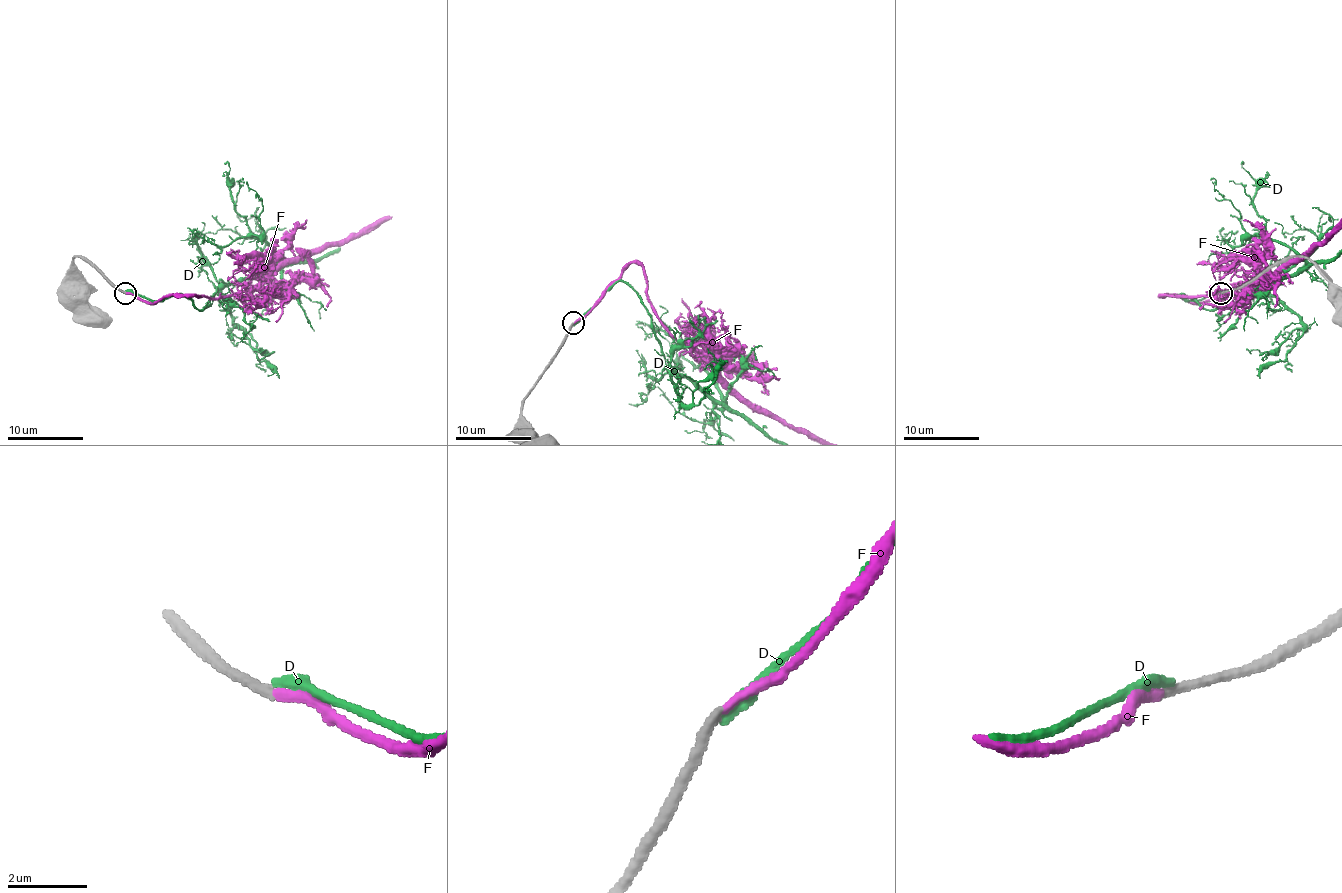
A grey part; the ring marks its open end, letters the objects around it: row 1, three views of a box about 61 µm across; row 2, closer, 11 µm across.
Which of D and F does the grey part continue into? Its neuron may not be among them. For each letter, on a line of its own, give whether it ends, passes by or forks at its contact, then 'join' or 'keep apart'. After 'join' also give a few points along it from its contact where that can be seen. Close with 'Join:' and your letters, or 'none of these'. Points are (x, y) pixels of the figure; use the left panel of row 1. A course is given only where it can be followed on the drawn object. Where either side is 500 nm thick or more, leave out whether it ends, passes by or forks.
D: it ends there; keep apart
F: it ends there; join
Join: F

